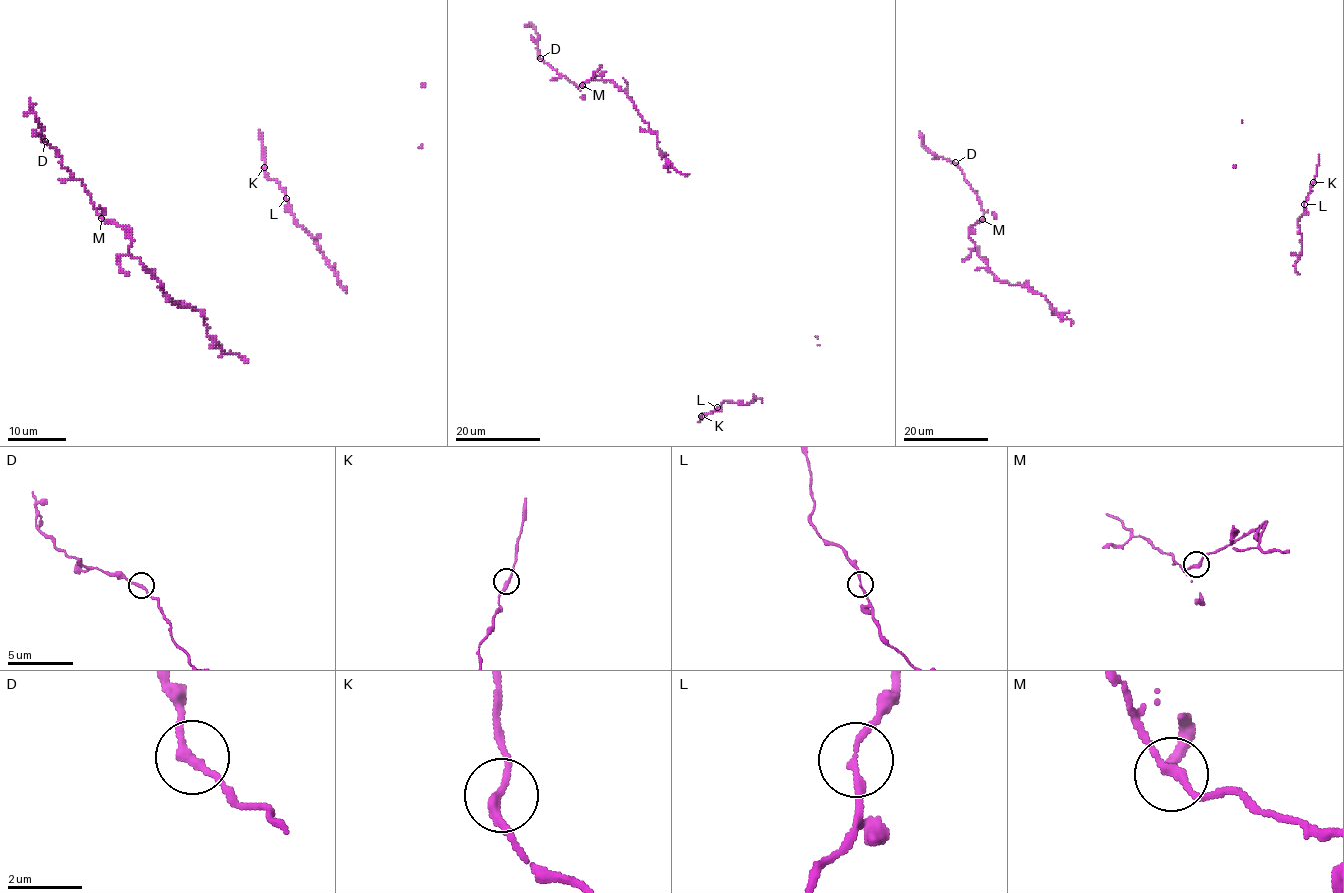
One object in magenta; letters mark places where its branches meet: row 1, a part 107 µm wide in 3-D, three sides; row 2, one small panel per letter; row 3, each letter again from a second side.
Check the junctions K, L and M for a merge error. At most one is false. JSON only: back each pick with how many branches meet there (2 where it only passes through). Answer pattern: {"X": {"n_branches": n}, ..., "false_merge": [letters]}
{"false_merge": []}

